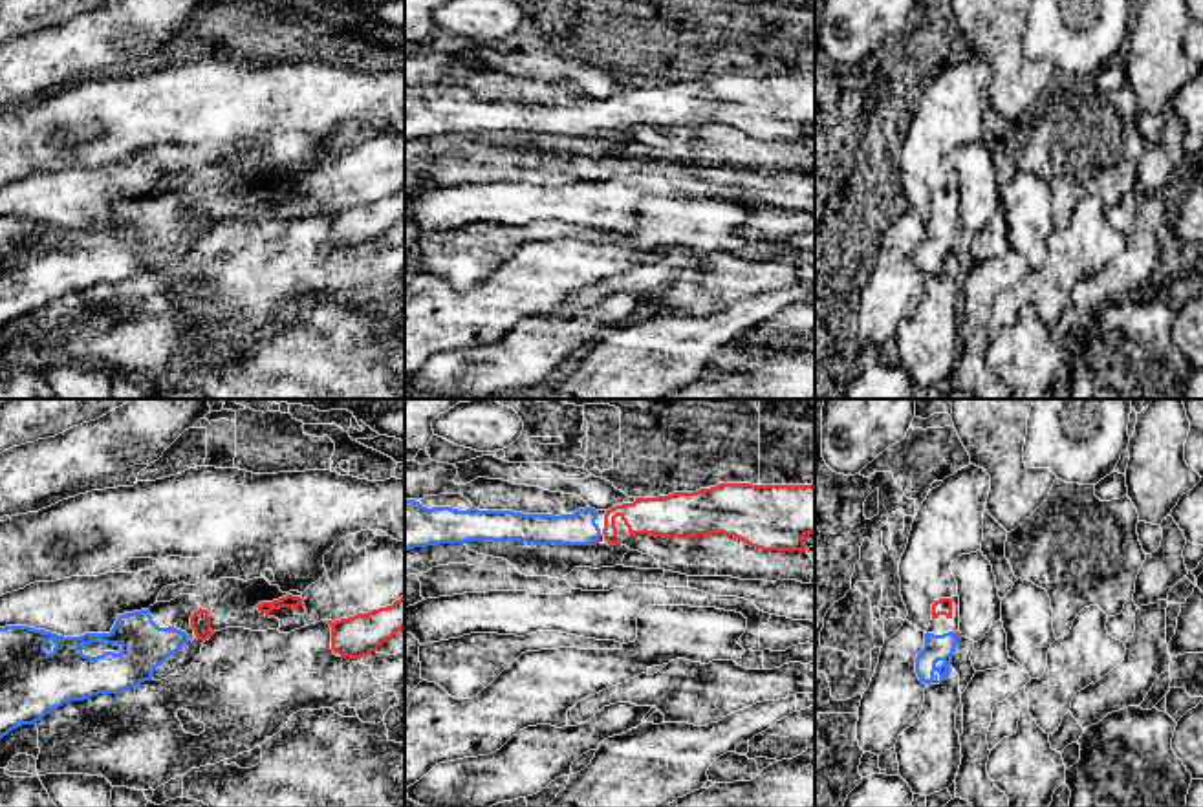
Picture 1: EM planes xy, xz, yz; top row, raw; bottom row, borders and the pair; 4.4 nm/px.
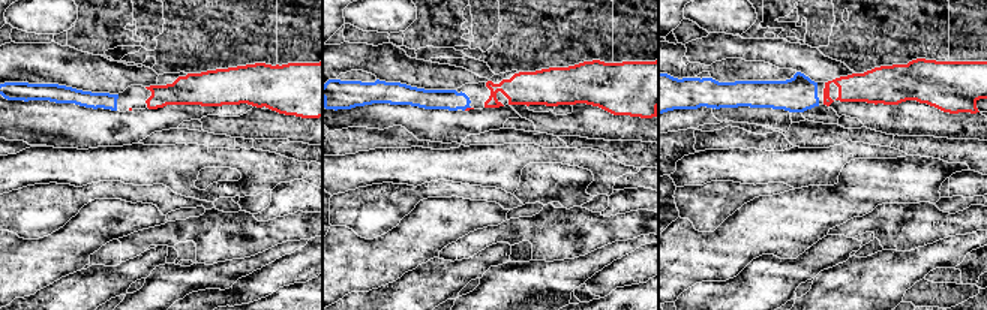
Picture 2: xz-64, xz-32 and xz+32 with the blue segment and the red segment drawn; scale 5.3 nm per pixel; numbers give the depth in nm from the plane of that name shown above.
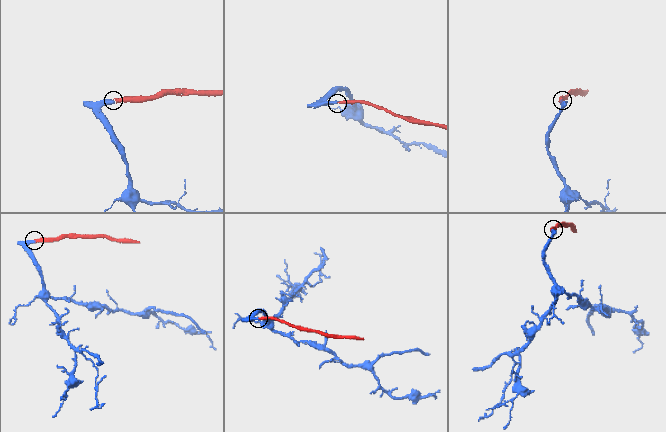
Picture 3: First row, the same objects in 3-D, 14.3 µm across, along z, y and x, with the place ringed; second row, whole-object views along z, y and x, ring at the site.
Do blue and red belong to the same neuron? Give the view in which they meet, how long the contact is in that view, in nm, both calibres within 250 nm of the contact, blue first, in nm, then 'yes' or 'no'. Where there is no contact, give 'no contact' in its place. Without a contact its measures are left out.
xz | 40 nm | 140/20 nm | yes

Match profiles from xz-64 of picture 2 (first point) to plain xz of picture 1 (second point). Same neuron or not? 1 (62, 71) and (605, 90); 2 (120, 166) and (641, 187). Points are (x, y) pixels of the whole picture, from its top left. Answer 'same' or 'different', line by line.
1: different
2: same

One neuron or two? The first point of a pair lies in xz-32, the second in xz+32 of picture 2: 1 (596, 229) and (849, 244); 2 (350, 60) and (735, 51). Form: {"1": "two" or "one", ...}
{"1": "two", "2": "two"}

